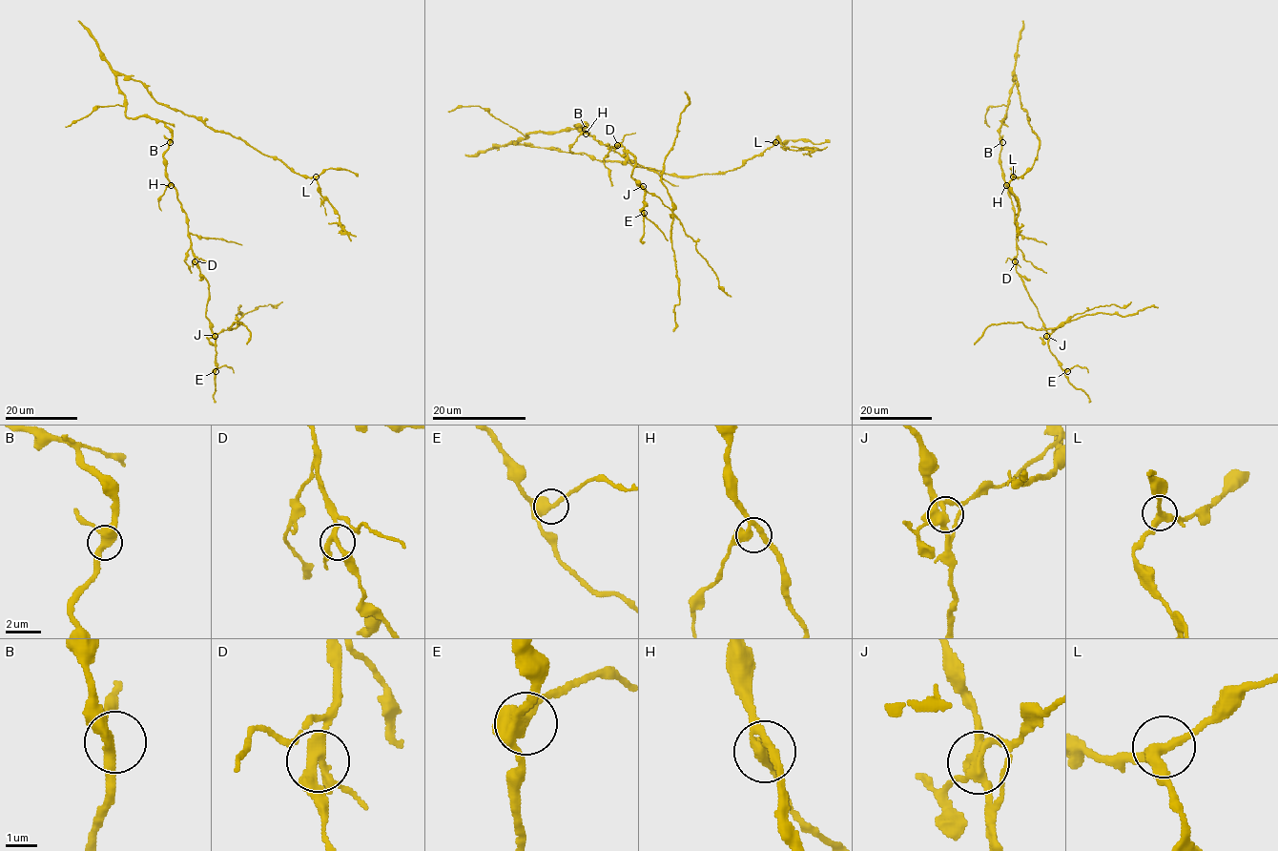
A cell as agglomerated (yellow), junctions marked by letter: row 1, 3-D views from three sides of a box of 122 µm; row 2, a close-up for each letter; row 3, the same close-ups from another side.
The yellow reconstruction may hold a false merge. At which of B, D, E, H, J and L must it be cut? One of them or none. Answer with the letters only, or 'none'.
J

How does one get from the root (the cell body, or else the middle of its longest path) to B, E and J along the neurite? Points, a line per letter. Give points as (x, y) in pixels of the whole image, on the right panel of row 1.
B: (1003, 119), (999, 129), (1002, 142)
E: (1003, 119), (999, 129), (999, 160), (1014, 212), (1016, 271), (1046, 330), (1049, 350), (1058, 364), (1067, 371)
J: (1003, 119), (999, 129), (999, 160), (1014, 212), (1015, 268), (1037, 307), (1046, 336)

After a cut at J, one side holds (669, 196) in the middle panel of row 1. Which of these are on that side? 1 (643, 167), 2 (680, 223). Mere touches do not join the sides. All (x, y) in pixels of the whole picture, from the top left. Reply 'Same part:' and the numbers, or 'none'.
Same part: 2

